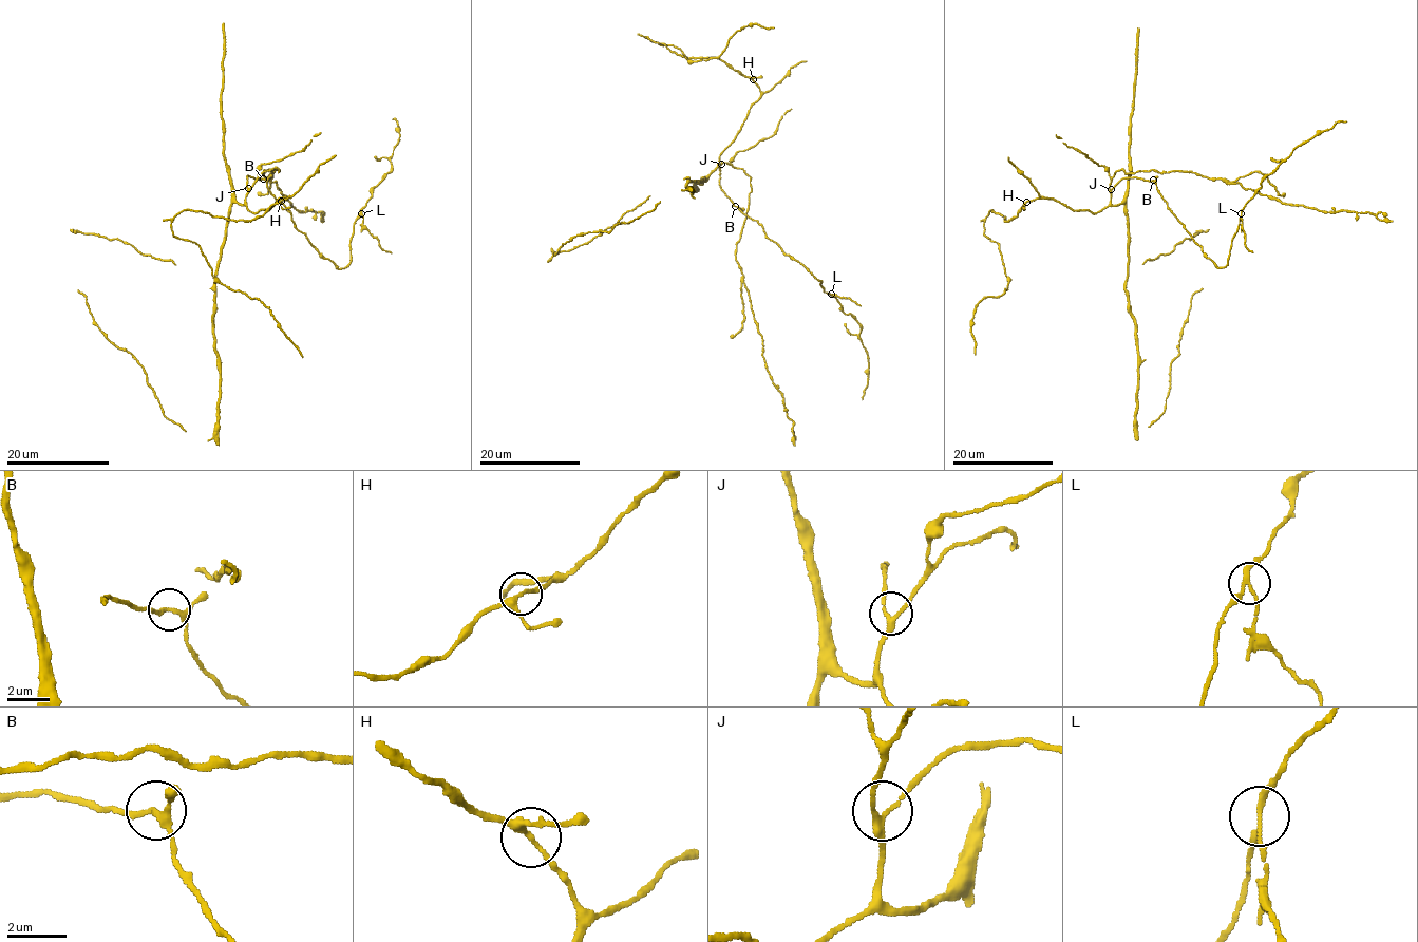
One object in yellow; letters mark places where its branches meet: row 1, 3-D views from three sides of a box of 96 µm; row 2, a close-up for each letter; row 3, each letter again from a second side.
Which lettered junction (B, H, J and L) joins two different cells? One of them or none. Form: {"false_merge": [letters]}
{"false_merge": ["L"]}

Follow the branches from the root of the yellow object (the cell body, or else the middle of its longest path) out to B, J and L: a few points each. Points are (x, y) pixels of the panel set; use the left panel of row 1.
B: (239, 204), (246, 202), (247, 176), (263, 179)
J: (239, 204), (246, 202), (248, 188)
L: (239, 204), (246, 202), (247, 176), (263, 179), (294, 225), (339, 268), (350, 262), (353, 226), (361, 213)

